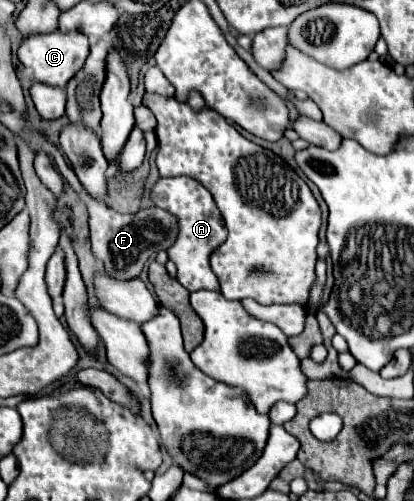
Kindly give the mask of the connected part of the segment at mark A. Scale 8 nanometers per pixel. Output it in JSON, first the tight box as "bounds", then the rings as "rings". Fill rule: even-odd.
{"bounds":[151,177,227,293],"rings":[[[173,177],[173,179],[159,179],[157,185],[153,187],[151,199],[155,207],[167,209],[179,219],[179,227],[181,227],[179,237],[173,243],[173,247],[167,249],[169,259],[177,265],[177,281],[191,293],[199,289],[219,291],[221,289],[219,281],[209,267],[209,255],[217,245],[225,241],[227,229],[211,193],[191,177]]]}

